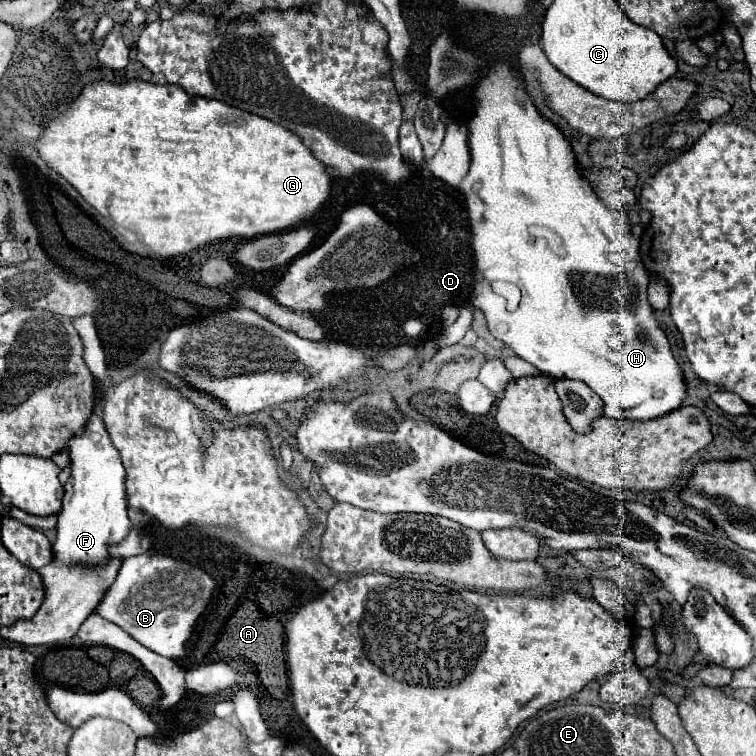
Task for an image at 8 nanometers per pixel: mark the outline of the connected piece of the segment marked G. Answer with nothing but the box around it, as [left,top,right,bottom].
[35,79,331,259]

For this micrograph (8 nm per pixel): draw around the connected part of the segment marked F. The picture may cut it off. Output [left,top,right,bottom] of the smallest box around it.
[53,413,133,565]

